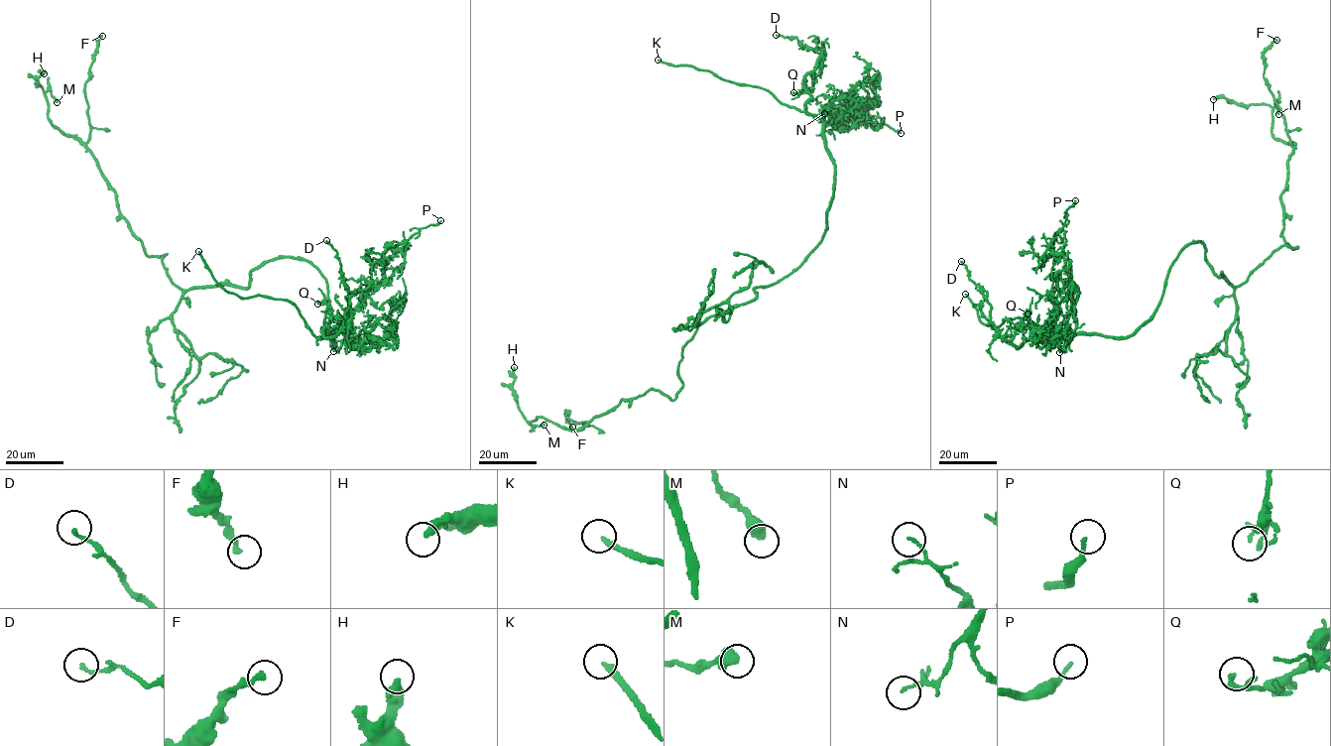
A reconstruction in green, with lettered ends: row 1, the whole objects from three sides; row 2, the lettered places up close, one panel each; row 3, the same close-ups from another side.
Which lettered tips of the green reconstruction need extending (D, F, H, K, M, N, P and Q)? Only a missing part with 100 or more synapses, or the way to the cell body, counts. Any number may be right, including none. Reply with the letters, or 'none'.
K

